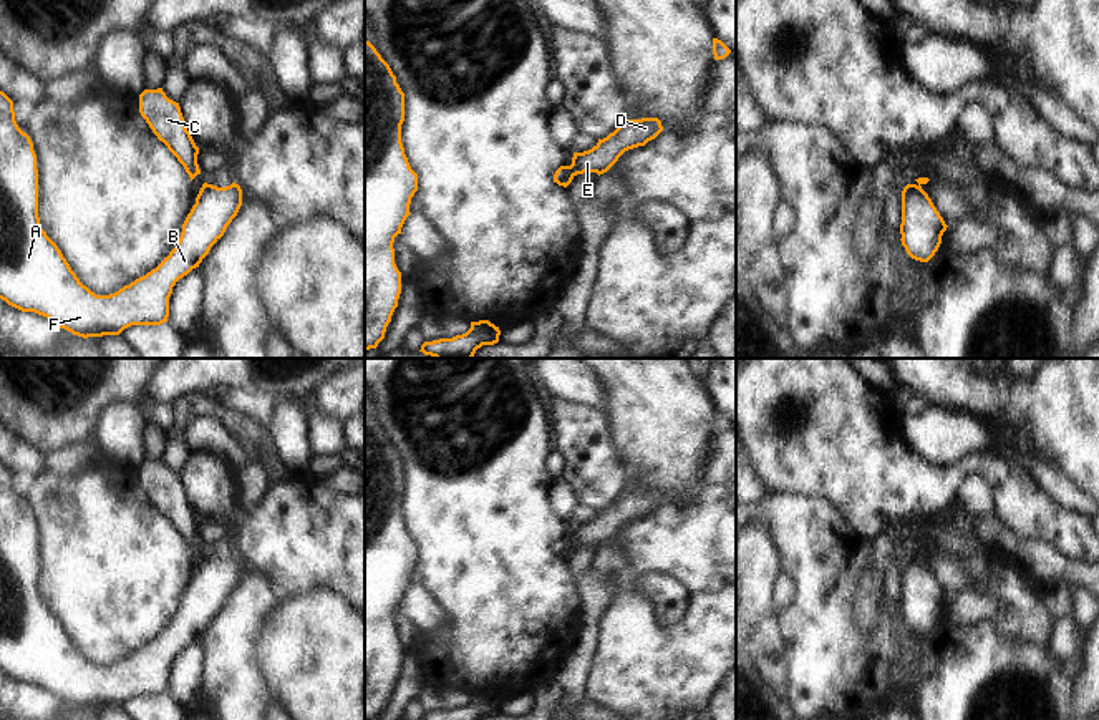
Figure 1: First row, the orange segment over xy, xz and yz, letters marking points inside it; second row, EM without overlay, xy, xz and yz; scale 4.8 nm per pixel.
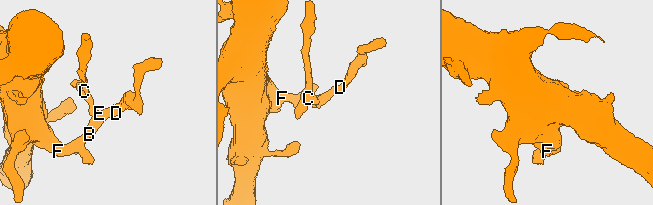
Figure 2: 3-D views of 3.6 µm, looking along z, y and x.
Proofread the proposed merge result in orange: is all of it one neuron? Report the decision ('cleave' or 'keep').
cleave

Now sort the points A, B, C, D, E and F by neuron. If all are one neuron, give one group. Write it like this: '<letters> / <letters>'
A B D E F / C

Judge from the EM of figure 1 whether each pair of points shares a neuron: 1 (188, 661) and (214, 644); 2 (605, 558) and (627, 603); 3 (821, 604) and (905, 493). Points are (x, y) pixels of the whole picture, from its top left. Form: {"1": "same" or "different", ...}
{"1": "different", "2": "different", "3": "different"}

